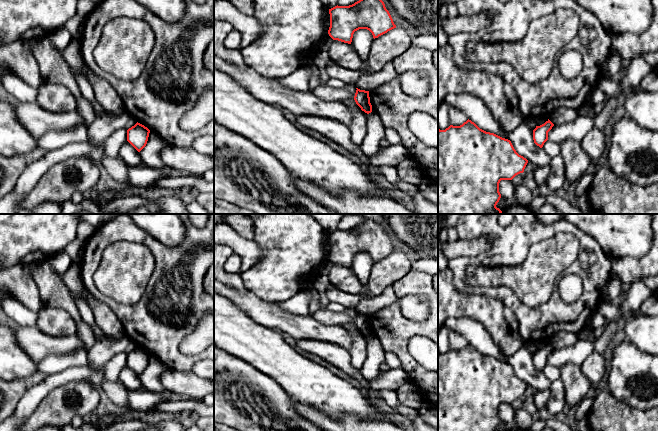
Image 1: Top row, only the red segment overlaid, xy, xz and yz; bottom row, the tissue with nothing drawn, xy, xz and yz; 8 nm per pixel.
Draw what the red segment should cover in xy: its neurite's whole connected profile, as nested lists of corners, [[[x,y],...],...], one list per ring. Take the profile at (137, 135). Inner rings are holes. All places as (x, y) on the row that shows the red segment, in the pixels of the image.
[[[140,123],[127,130],[127,141],[140,152],[147,144],[150,130]]]

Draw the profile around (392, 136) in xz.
[[[391,128],[385,129],[385,139],[391,144],[403,144],[403,140],[397,131]]]

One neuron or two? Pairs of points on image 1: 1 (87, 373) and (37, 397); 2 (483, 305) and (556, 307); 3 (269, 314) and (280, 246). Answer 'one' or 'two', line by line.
1: one
2: two
3: two

